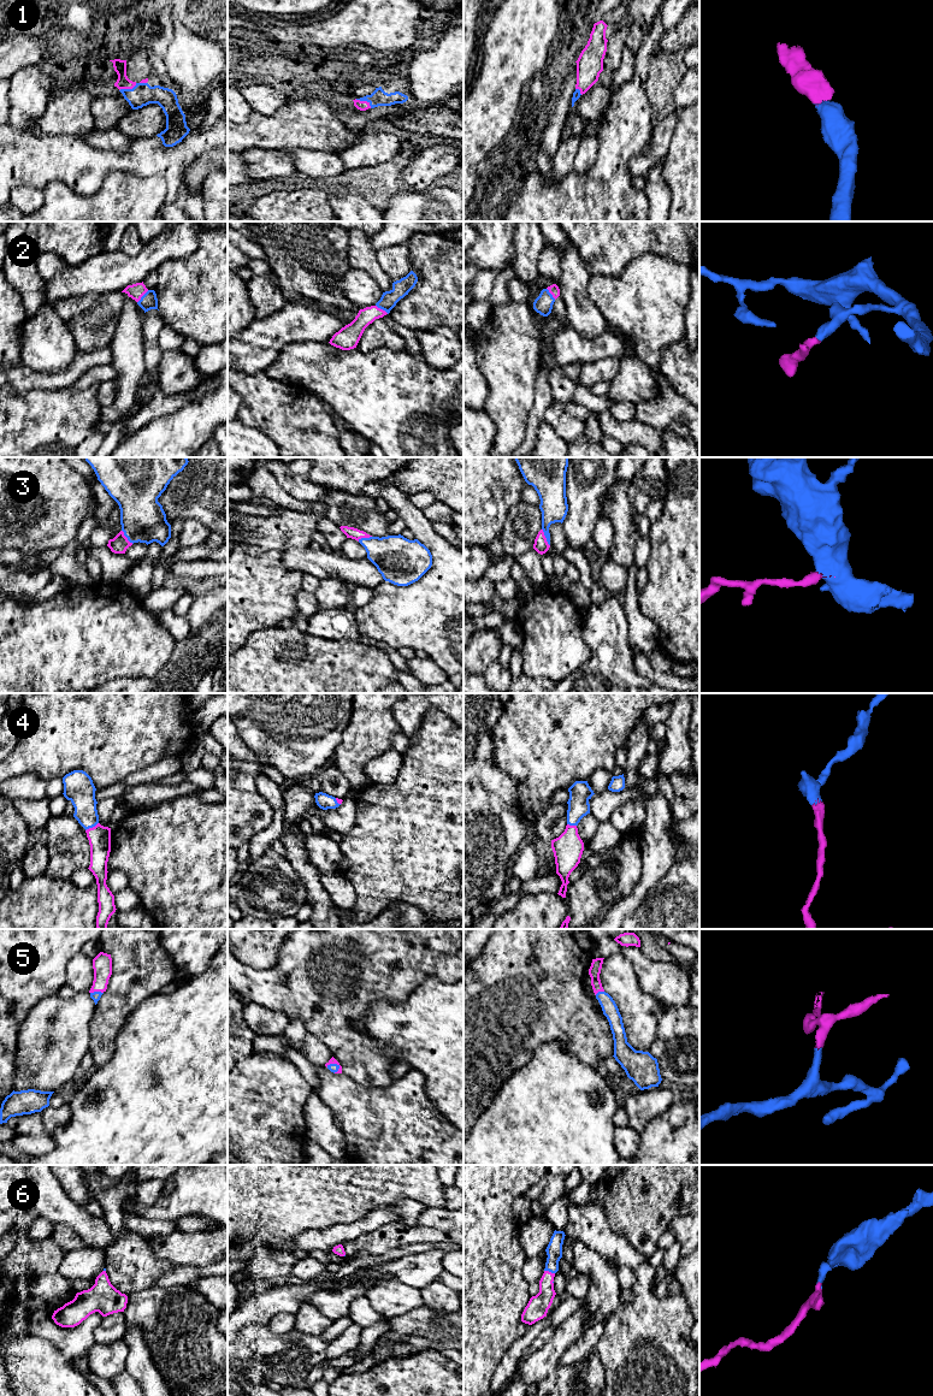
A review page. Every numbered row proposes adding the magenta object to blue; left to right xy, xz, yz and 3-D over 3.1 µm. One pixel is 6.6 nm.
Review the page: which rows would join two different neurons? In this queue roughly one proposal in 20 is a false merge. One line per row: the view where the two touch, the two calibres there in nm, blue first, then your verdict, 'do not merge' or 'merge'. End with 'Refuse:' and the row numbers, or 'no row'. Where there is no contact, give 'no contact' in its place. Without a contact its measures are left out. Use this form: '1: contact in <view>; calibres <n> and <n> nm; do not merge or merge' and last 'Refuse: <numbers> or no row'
1: contact in xz; calibres 110 and 60 nm; merge
2: contact in xy; calibres 110 and 100 nm; merge
3: contact in yz; calibres 180 and 100 nm; merge
4: contact in xy; calibres 180 and 150 nm; merge
5: contact in xy; calibres 60 and 130 nm; merge
6: contact in yz; calibres 110 and 140 nm; merge
Refuse: no row

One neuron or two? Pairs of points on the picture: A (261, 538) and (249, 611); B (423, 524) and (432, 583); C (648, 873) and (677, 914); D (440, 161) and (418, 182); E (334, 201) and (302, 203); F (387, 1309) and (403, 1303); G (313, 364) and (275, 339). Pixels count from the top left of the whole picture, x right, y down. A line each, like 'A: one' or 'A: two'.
A: one
B: one
C: two
D: one
E: two
F: one
G: two

